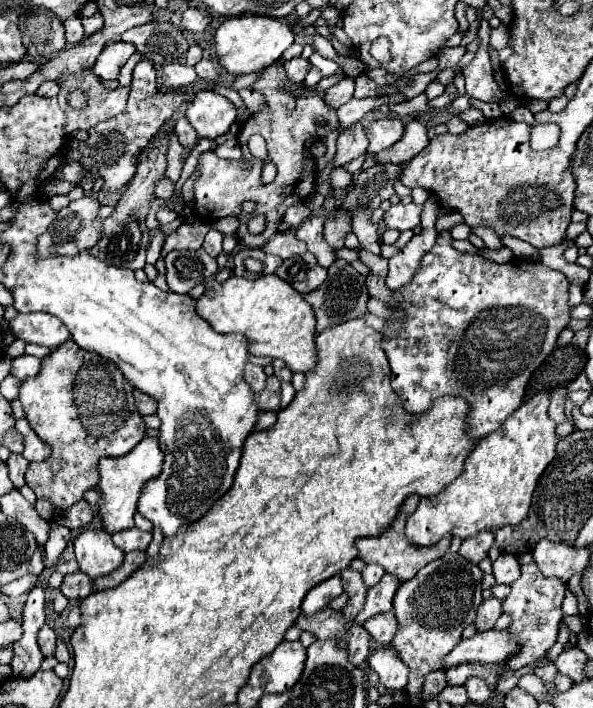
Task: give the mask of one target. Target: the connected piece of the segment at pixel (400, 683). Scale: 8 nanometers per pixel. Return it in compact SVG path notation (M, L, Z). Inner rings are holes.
M387 646L377 648L369 658L369 666L379 674L381 684L389 692L403 692L405 690L409 668L397 658L397 654L391 648L387 648Z

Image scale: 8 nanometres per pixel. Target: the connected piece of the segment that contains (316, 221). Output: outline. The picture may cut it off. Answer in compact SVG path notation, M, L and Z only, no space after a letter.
M311 216L295 230L295 236L297 240L307 244L307 250L317 256L321 266L329 268L337 258L335 258L335 250L329 248L329 244L323 238L323 222L325 222L323 216Z

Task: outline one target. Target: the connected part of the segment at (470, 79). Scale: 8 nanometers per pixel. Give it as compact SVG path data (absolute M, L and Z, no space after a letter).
M482 19L477 33L481 42L473 62L463 68L463 76L465 76L465 88L467 88L469 98L499 104L501 100L507 98L507 94L503 94L497 82L493 80L493 68L491 68L489 55L491 29L488 21Z

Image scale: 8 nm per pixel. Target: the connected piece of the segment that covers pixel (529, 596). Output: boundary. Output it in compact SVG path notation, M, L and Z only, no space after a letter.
M533 562L521 566L519 580L511 586L511 594L503 600L503 612L511 614L511 618L513 618L509 630L521 646L519 652L507 662L513 670L519 670L519 668L543 658L547 654L547 650L555 644L561 616L563 616L561 602L563 602L565 590L567 590L567 586L561 580L541 576L541 572L537 570L537 566Z

